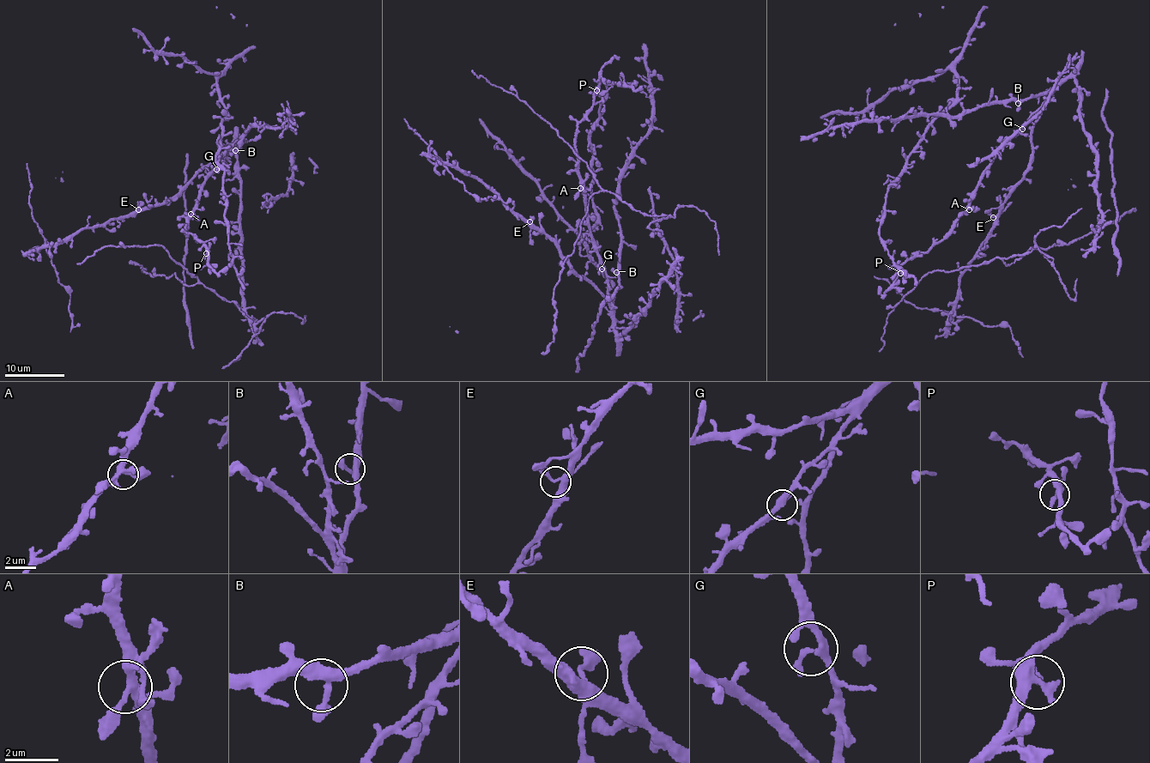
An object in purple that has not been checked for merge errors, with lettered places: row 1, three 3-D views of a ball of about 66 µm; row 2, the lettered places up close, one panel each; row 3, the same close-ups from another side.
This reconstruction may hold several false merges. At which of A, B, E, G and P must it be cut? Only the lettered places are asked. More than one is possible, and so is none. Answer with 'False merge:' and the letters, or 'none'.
False merge: none

